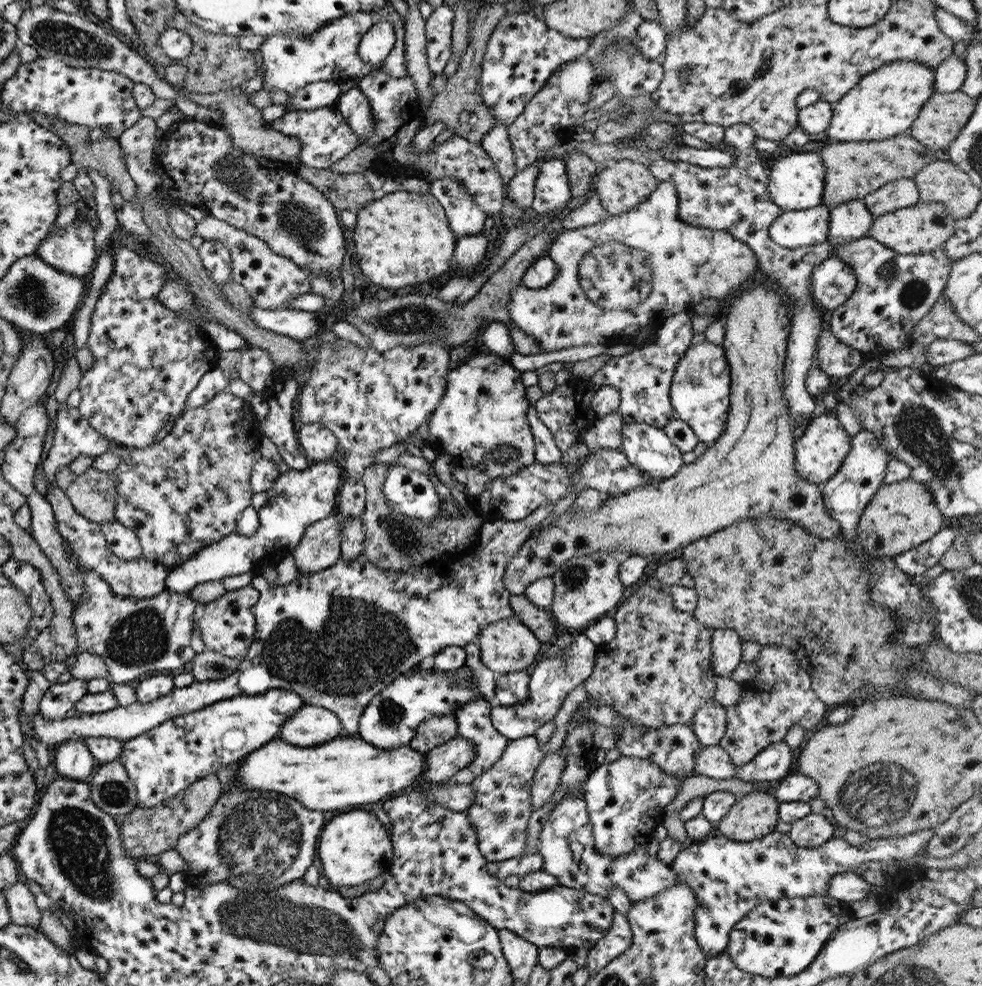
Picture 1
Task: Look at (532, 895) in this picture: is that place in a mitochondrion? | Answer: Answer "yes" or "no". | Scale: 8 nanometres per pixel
no

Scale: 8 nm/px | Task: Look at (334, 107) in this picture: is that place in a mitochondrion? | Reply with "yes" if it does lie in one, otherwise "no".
no

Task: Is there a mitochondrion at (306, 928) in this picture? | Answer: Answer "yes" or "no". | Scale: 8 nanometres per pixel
yes

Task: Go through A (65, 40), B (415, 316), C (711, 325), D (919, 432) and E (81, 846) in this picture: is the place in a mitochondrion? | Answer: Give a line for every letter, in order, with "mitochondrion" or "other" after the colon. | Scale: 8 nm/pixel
A: mitochondrion
B: mitochondrion
C: other
D: mitochondrion
E: mitochondrion

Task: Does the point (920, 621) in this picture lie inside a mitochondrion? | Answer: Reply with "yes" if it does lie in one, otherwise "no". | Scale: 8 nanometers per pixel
no

